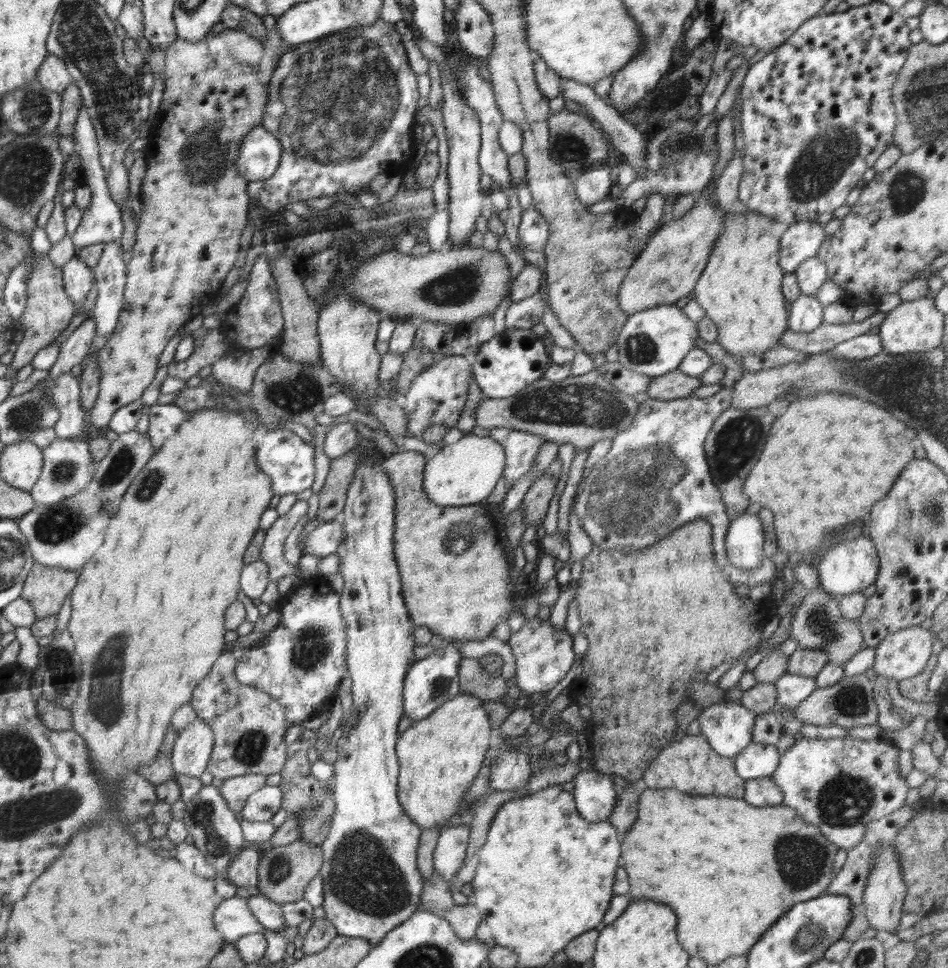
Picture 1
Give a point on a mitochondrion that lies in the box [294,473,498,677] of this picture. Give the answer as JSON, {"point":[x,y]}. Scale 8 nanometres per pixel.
{"point":[465,553]}

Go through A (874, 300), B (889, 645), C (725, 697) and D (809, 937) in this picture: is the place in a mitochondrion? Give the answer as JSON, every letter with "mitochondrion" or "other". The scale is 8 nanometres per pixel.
{"A":"other","B":"other","C":"other","D":"mitochondrion"}

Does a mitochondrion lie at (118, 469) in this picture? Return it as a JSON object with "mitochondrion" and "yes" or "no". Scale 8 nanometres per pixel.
{"mitochondrion":"yes"}

